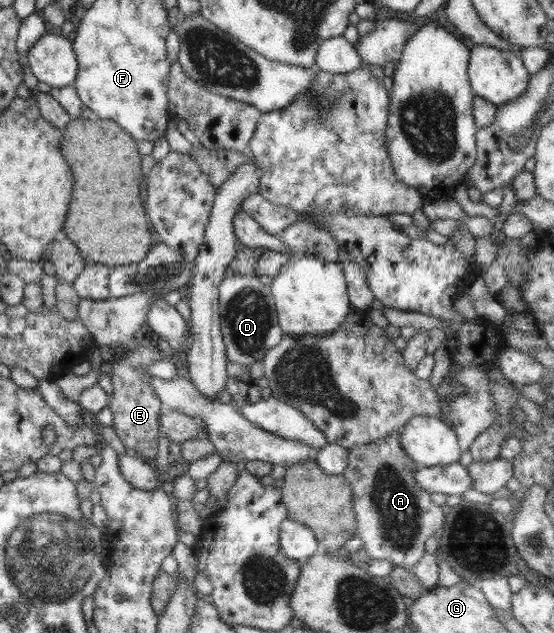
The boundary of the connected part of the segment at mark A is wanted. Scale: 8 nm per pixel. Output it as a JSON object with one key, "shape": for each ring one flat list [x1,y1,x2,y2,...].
{"shape":[[401,431,349,450,344,476,352,489,356,537,362,539,368,560,385,559,412,572,425,555,425,541,443,527,446,508,435,504,413,477,415,463,400,446]]}

